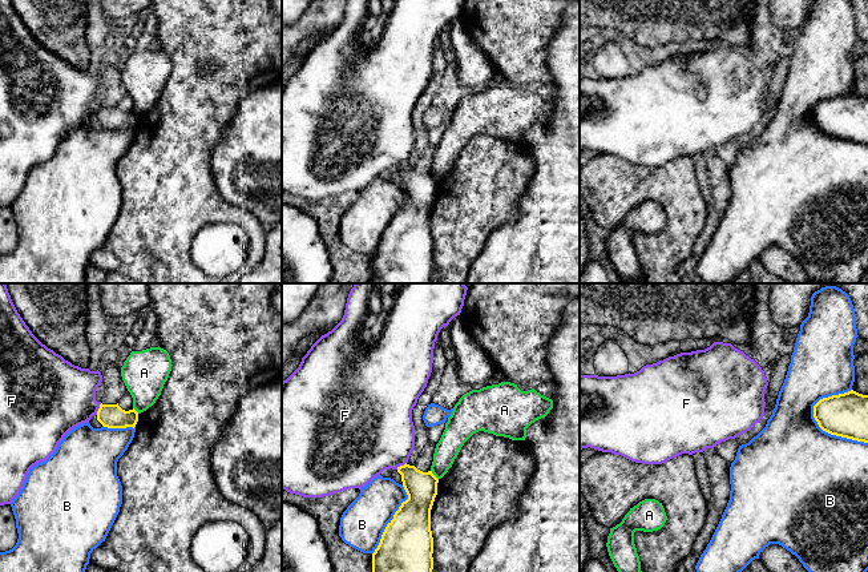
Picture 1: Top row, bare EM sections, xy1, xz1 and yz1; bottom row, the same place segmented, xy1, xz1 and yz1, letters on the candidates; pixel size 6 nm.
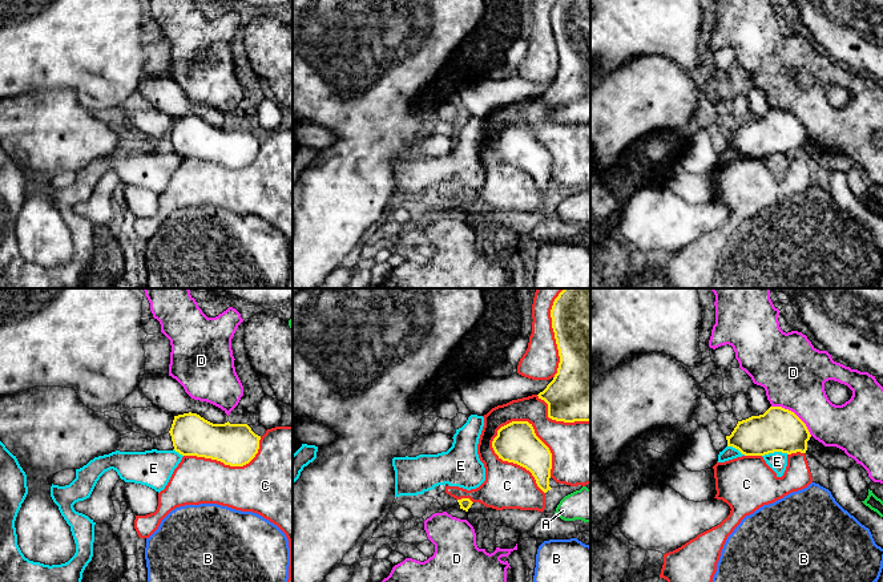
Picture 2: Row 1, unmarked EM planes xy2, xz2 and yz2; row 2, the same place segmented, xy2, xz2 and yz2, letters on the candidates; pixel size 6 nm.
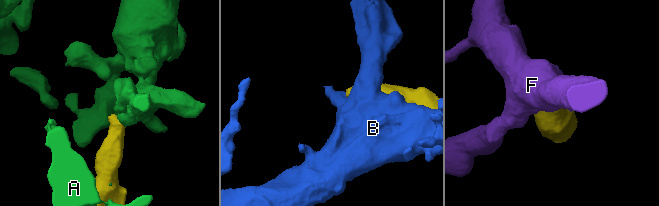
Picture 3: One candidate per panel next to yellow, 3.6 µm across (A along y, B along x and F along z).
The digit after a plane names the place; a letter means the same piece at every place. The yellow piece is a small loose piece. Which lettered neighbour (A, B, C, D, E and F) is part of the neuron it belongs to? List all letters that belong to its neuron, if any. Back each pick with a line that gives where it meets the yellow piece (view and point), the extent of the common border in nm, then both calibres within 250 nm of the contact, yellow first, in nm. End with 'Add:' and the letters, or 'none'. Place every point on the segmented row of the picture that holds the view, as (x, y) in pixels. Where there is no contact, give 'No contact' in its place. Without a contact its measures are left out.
F: Touches yellow at xy1 (99, 409). Shared border 80 nm. Thickness 140 nm (yellow) against 400 nm
Add: F

